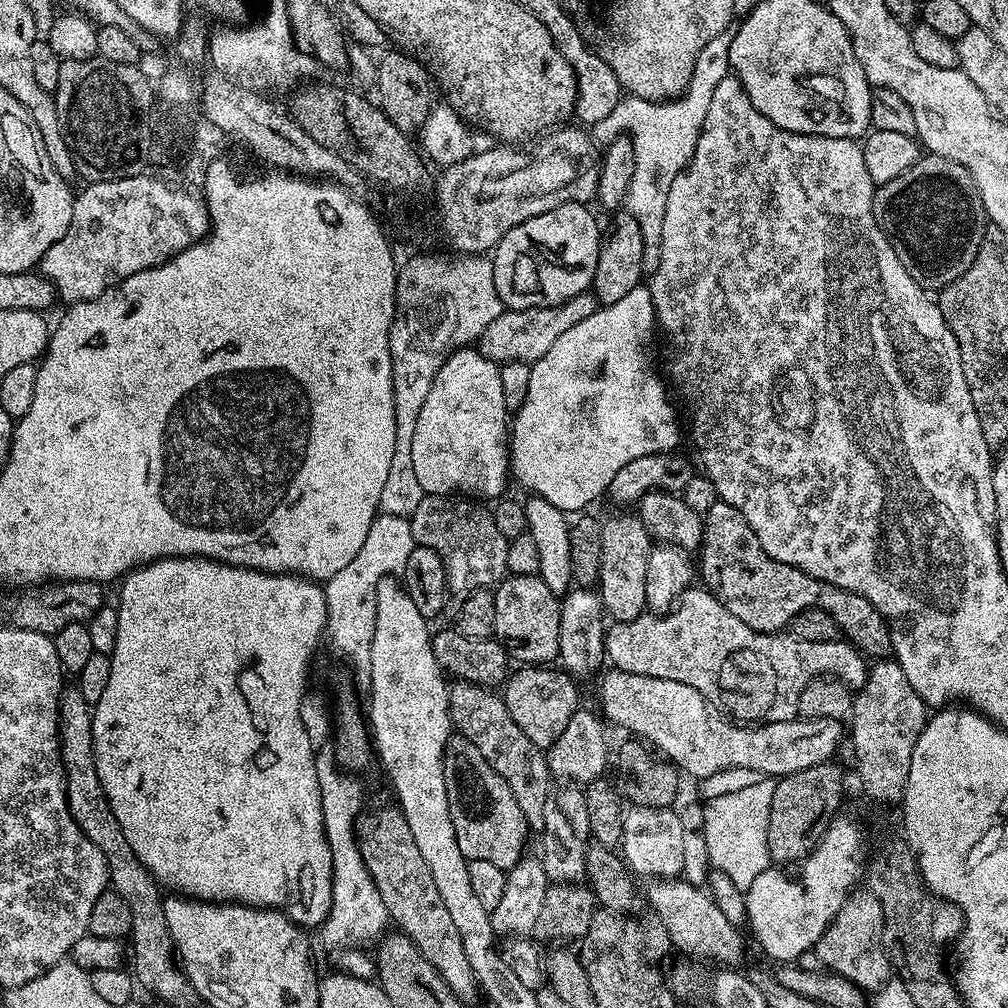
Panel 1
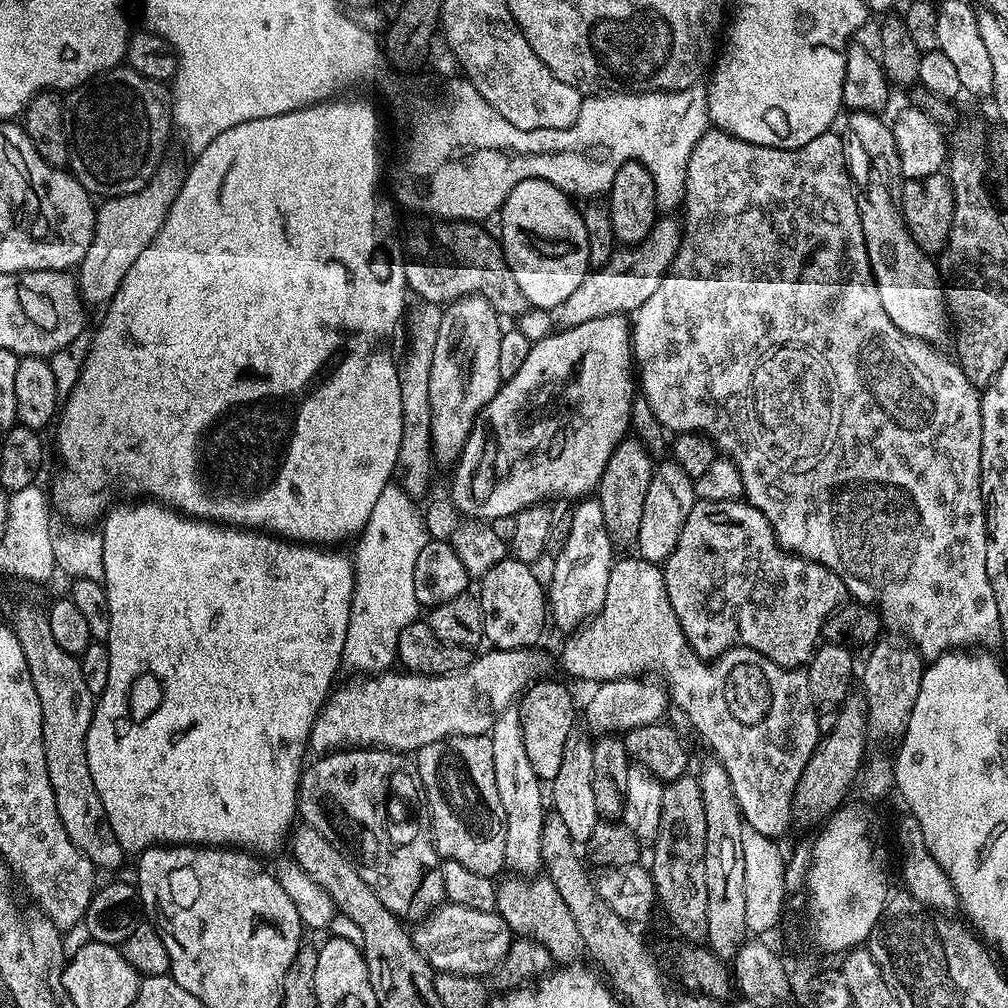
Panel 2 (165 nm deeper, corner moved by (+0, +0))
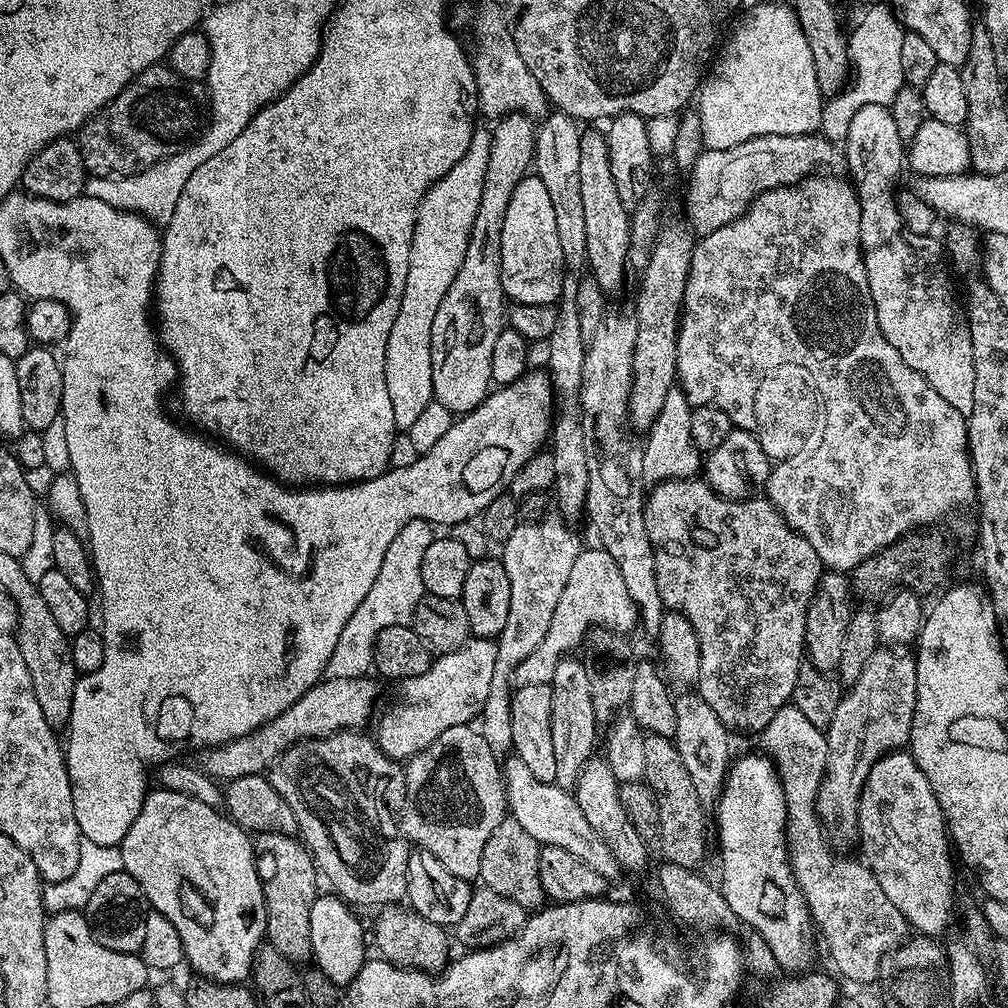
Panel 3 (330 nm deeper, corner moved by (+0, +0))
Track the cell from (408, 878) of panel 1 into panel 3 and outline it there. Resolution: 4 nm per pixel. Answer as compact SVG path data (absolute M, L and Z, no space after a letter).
M345 730L323 740L301 740L276 759L270 769L270 779L273 788L294 812L299 835L312 853L319 875L332 883L331 891L352 906L392 906L395 900L403 901L408 894L409 841L400 834L388 836L392 832L388 796L405 795L404 768L376 747L371 739L364 740L364 734L360 730Z

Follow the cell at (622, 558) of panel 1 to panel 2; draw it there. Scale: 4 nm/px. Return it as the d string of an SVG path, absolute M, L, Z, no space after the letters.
M625 438L620 441L610 454L610 462L606 462L606 470L602 470L602 478L598 485L598 499L605 522L613 541L631 545L638 534L642 517L642 506L645 505L646 492L654 469L652 456L644 449L640 440Z

